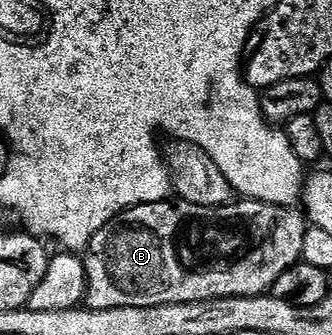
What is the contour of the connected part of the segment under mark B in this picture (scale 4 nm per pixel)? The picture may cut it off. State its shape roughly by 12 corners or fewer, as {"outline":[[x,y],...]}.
{"outline":[[171,198],[87,244],[86,307],[270,293],[298,207]]}

